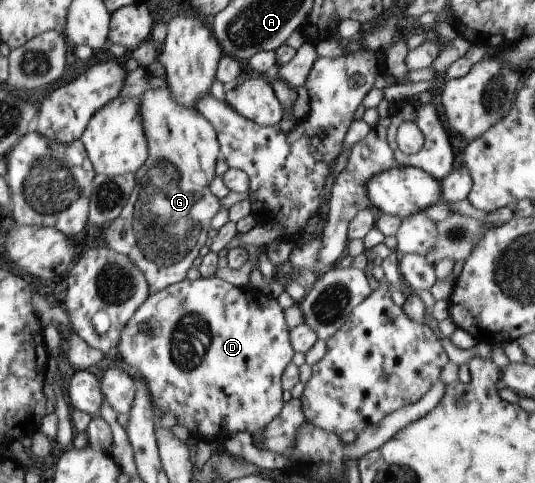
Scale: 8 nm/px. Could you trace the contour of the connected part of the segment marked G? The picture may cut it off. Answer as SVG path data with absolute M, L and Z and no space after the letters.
M148 87L144 91L144 94L139 98L140 100L140 116L142 116L142 123L144 126L144 136L148 140L148 158L144 162L142 168L138 169L136 174L137 185L135 186L134 195L128 197L128 202L126 206L122 209L120 216L115 218L111 223L103 228L105 245L110 250L114 252L128 256L132 261L132 264L144 274L146 282L148 283L150 289L150 295L164 290L167 286L176 284L181 280L186 279L186 272L192 266L192 262L196 260L198 254L204 244L206 244L206 239L213 234L210 222L212 218L218 213L218 198L210 191L210 182L214 179L216 174L214 170L216 168L216 162L218 162L218 154L220 154L220 148L218 144L218 134L214 130L211 122L208 122L207 118L196 108L188 108L187 106L178 106L174 100L172 100L172 95L170 90L167 88L151 88Z

